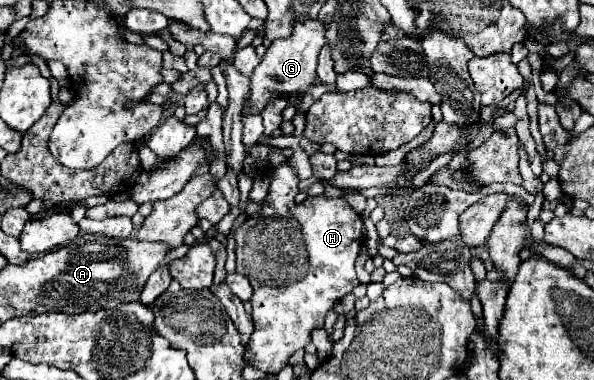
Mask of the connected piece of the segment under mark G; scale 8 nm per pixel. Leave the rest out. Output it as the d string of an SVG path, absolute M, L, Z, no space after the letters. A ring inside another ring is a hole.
M301 18L295 28L293 34L285 40L273 40L273 44L267 48L263 60L259 62L259 66L255 68L253 76L251 76L251 96L247 106L243 108L243 114L261 114L263 108L273 100L273 98L287 98L291 102L291 94L305 94L305 90L309 90L309 86L313 86L317 82L317 56L321 52L321 48L325 46L325 24L321 24L321 20L313 20L313 18Z

